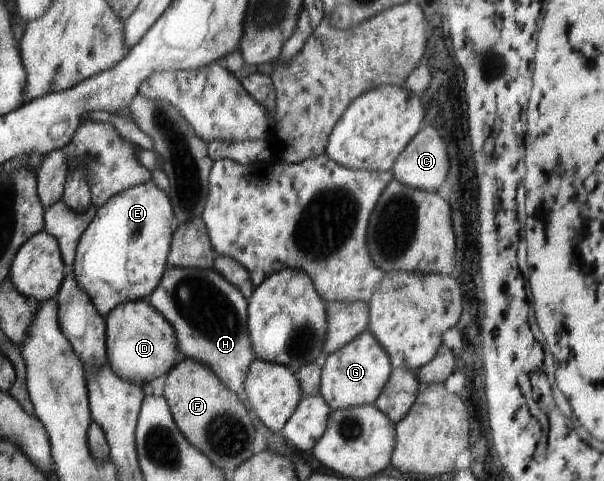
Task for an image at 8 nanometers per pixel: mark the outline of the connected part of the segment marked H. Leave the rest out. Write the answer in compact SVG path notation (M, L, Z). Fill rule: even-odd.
M167 266L157 288L148 296L149 304L161 313L167 322L173 326L178 350L186 357L206 364L219 380L228 386L237 396L244 394L244 380L254 359L254 350L248 330L248 302L241 291L229 284L225 277L213 269L198 269L195 267Z

